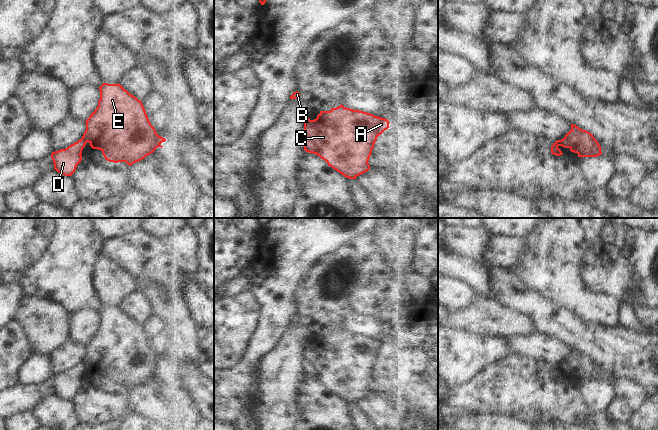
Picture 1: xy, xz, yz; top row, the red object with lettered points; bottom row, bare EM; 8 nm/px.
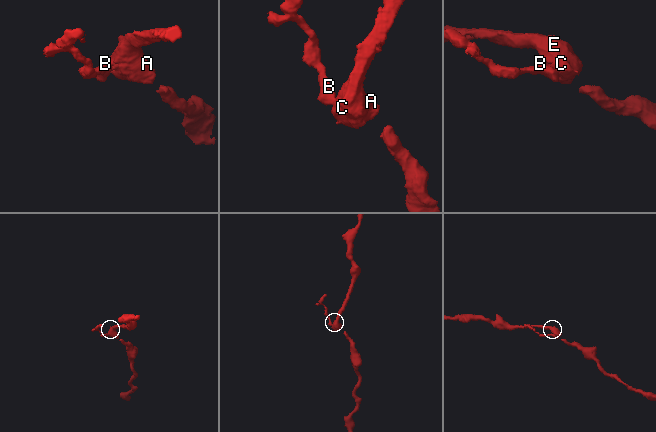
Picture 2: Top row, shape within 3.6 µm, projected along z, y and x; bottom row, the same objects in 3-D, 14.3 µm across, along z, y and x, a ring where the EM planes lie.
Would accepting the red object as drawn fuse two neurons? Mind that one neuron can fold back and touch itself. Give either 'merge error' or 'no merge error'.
merge error

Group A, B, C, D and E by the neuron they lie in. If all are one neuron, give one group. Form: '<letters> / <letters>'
A C E / B D

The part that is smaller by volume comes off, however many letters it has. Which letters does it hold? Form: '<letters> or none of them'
B, D

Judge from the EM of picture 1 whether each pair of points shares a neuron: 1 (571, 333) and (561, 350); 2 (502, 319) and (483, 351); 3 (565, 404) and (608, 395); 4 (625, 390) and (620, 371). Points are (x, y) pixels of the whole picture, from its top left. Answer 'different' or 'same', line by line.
1: different
2: different
3: different
4: different

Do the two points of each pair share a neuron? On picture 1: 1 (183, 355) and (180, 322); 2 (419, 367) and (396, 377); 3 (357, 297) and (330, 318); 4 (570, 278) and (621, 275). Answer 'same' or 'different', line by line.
1: same
2: different
3: same
4: different

